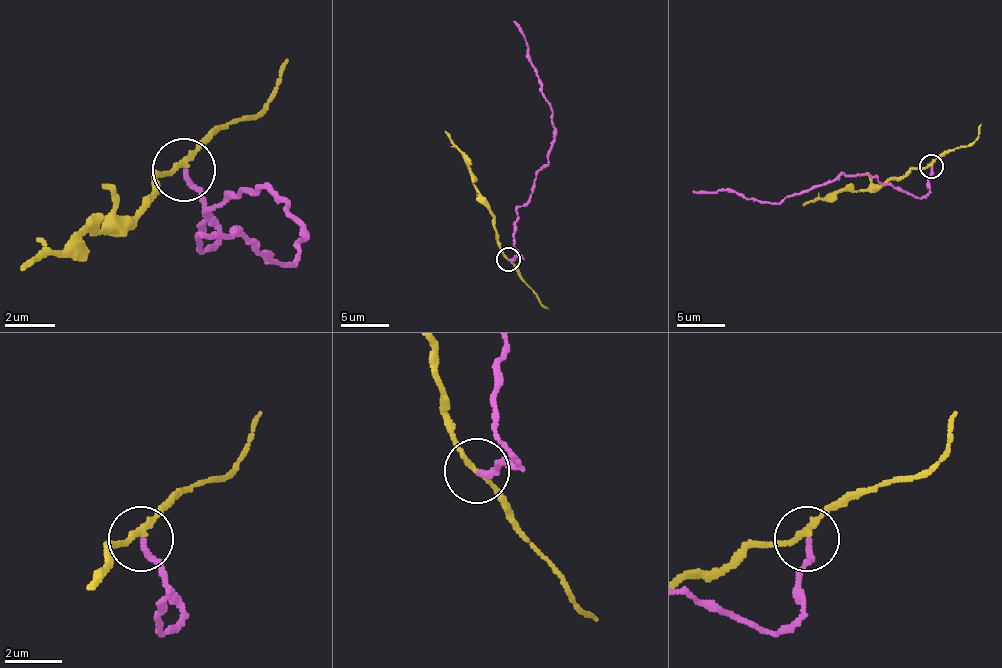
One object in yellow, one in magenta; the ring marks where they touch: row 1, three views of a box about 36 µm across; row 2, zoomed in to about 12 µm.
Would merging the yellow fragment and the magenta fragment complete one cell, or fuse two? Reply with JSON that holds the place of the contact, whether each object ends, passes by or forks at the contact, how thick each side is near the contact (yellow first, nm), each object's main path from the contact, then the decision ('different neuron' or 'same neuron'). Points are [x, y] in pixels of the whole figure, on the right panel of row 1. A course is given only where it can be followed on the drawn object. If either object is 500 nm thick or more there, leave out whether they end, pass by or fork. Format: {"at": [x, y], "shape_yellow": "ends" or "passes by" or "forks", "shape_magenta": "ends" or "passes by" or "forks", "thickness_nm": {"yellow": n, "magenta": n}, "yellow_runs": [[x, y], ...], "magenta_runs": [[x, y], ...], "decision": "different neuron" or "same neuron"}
{"at": [931, 166], "shape_yellow": "passes by", "shape_magenta": "ends", "thickness_nm": {"yellow": 180, "magenta": 200}, "yellow_runs": [[931, 166], [912, 168], [900, 178], [888, 178], [866, 190], [827, 195], [803, 204]], "magenta_runs": [[931, 166], [929, 190], [919, 197], [869, 175], [840, 175], [779, 202], [757, 202], [733, 190], [692, 190]], "decision": "different neuron"}

